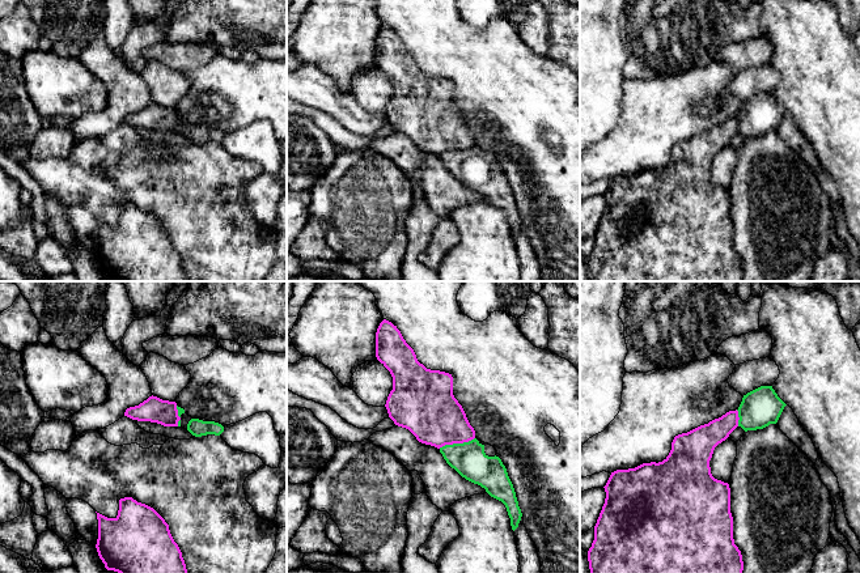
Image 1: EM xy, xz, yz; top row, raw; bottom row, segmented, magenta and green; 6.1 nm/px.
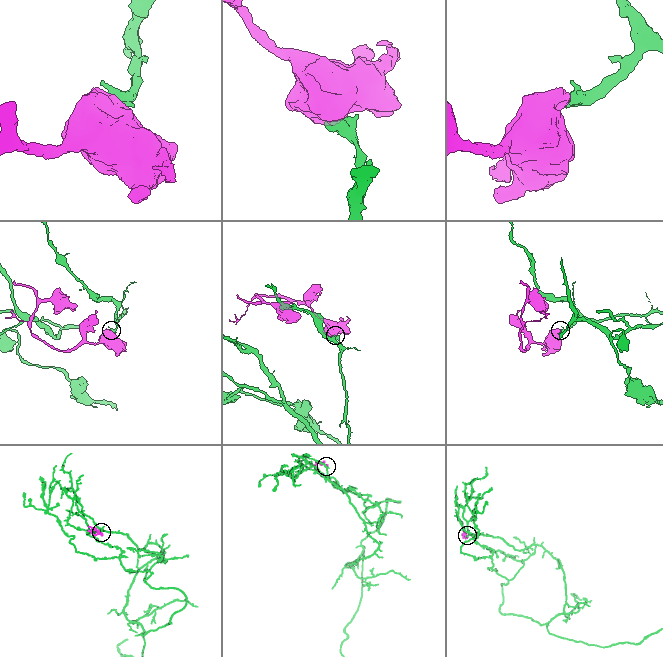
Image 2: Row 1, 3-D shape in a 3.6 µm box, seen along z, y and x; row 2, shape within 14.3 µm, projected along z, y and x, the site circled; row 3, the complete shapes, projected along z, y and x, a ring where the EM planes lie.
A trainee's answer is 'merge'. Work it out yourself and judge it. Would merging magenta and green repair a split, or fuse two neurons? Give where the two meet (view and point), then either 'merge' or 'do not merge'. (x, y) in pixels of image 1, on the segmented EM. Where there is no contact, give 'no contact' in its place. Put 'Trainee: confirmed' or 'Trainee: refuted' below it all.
contact xz (456, 442); do not merge
Trainee: refuted

